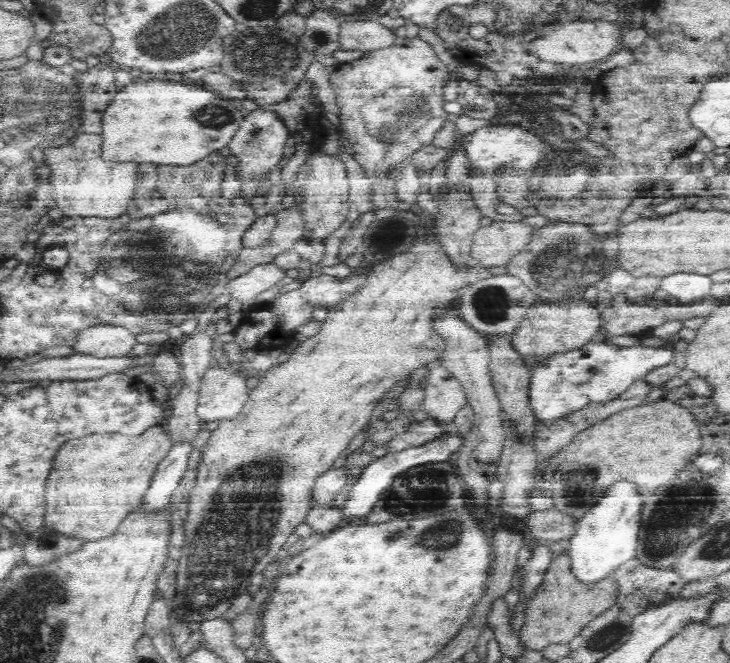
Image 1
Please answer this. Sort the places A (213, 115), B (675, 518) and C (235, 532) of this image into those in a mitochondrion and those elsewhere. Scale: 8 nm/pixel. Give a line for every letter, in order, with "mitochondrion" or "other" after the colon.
A: mitochondrion
B: mitochondrion
C: mitochondrion

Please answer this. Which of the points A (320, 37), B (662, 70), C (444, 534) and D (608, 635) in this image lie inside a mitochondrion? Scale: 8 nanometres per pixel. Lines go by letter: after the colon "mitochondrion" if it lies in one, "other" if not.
A: mitochondrion
B: mitochondrion
C: mitochondrion
D: mitochondrion

